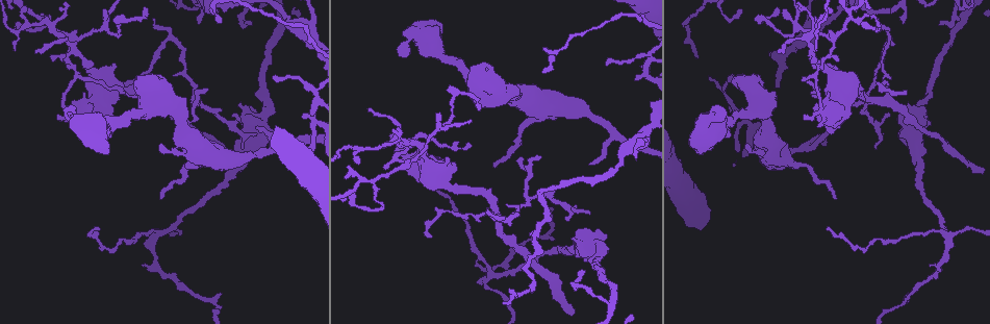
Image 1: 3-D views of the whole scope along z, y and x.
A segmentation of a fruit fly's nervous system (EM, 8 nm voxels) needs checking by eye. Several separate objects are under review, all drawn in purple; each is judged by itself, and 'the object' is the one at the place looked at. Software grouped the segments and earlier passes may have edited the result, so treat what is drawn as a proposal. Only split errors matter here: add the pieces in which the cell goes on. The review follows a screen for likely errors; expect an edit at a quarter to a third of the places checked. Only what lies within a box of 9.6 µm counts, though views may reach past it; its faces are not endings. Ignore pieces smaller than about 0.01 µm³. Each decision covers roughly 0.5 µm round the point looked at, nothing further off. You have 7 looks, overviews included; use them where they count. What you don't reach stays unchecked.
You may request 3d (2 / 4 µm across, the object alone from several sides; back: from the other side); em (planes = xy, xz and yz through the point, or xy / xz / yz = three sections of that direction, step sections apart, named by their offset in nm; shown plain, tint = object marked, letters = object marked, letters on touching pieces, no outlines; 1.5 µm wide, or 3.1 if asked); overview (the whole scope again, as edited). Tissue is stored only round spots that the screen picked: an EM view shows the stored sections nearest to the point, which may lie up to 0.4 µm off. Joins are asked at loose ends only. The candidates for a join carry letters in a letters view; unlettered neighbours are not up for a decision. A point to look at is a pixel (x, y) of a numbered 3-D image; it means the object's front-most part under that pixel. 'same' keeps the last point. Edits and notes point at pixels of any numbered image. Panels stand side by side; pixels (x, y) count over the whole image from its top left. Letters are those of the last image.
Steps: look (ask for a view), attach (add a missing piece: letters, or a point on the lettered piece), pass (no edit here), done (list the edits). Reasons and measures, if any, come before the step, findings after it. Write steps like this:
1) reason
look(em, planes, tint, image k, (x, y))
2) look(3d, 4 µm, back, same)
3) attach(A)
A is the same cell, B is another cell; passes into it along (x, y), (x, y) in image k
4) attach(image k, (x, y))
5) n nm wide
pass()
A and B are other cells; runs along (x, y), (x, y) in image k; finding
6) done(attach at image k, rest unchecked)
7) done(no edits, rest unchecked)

an open end
look(3d, 4 µm, image 1, (12, 50))

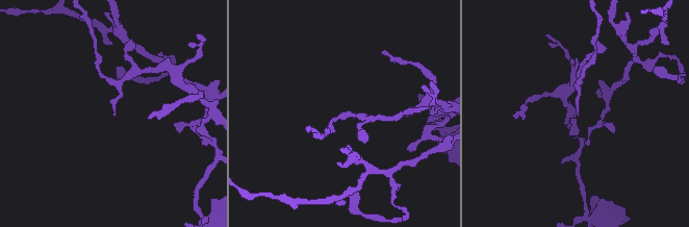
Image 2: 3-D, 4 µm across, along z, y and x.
now the EM
look(em, planes, letters, image 2, (578, 115))

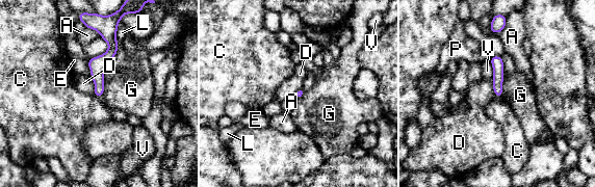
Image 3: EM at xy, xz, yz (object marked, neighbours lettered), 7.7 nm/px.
pass()
A, C, D, E, G, L, P and V are other cells; none of them fits

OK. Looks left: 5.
long arm stops here
look(em, planes, tint, image 1, (492, 164))

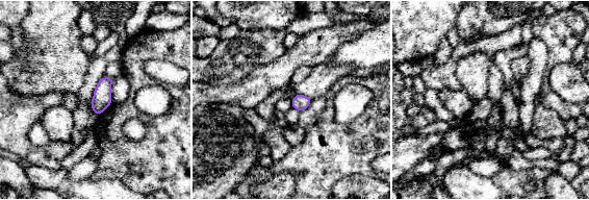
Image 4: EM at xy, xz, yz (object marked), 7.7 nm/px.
look(em, planes, letters, same)

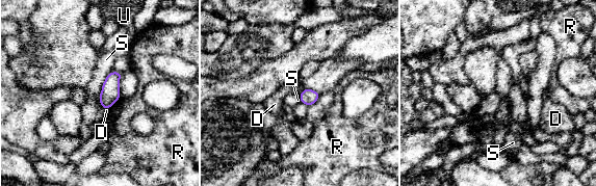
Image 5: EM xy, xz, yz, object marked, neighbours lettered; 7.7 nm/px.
pass()
D, R, S and U are other cells; border along (305, 88), (300, 94) in image 5; no lettered piece goes on from it

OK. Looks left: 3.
look(3d, 4 µm, image 1, (476, 261))

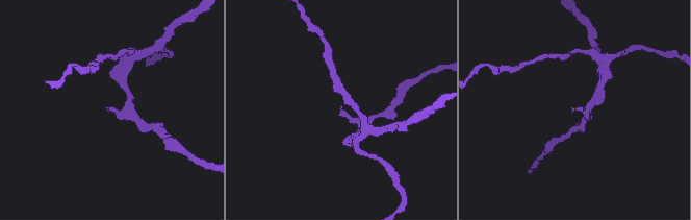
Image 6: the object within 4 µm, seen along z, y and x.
shape alone is not enough
look(em, planes, letters, image 6, (573, 111))

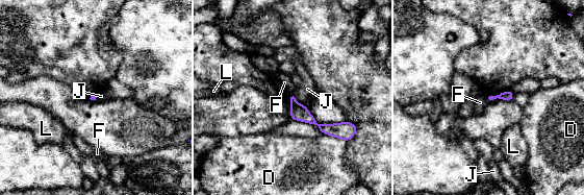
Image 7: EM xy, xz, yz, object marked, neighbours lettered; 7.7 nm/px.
pass()
D, F, J and L are other cells; runs along (292, 98), (319, 126), (346, 131) in image 7; no lettered piece goes on from it

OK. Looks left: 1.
done(no edits, rest unchecked)

